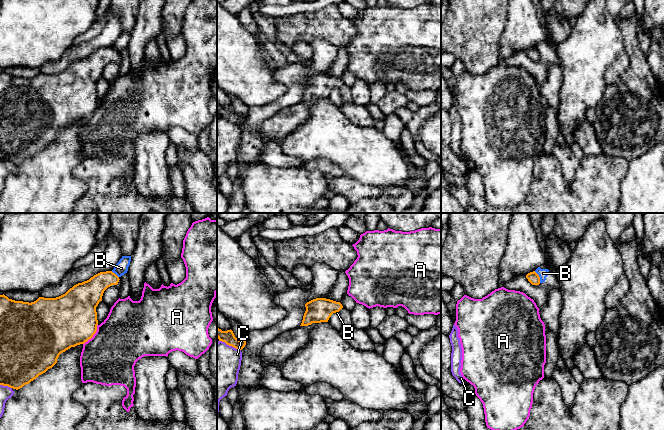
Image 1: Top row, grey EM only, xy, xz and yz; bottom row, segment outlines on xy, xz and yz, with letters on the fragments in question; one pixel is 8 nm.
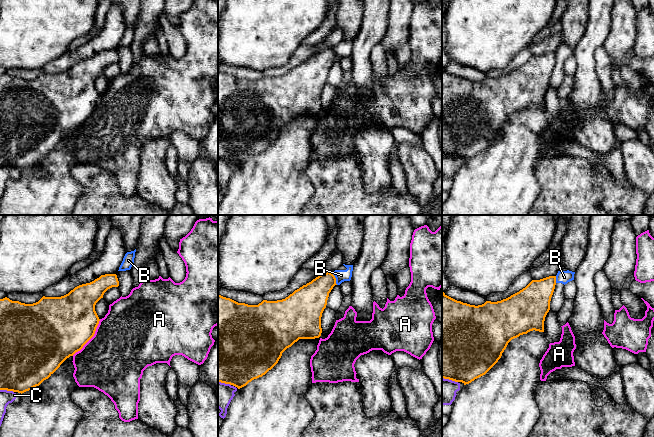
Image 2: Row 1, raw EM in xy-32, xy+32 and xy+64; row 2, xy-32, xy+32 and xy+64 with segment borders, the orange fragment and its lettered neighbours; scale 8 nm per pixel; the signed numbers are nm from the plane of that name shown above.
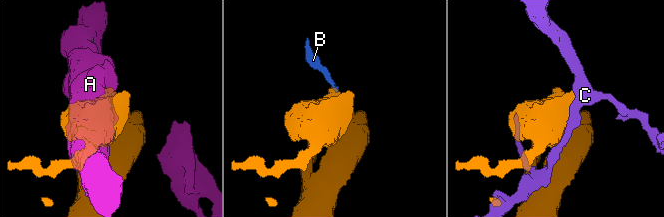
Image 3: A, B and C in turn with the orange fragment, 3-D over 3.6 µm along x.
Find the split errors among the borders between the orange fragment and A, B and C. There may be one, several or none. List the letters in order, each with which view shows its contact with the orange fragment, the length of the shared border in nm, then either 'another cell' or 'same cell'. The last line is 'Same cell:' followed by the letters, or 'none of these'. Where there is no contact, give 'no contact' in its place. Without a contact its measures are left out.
A: contact in xy; length 200 nm; another cell
B: contact in yz; length 110 nm; another cell
C: contact in xz; length 190 nm; another cell
Same cell: none of these

